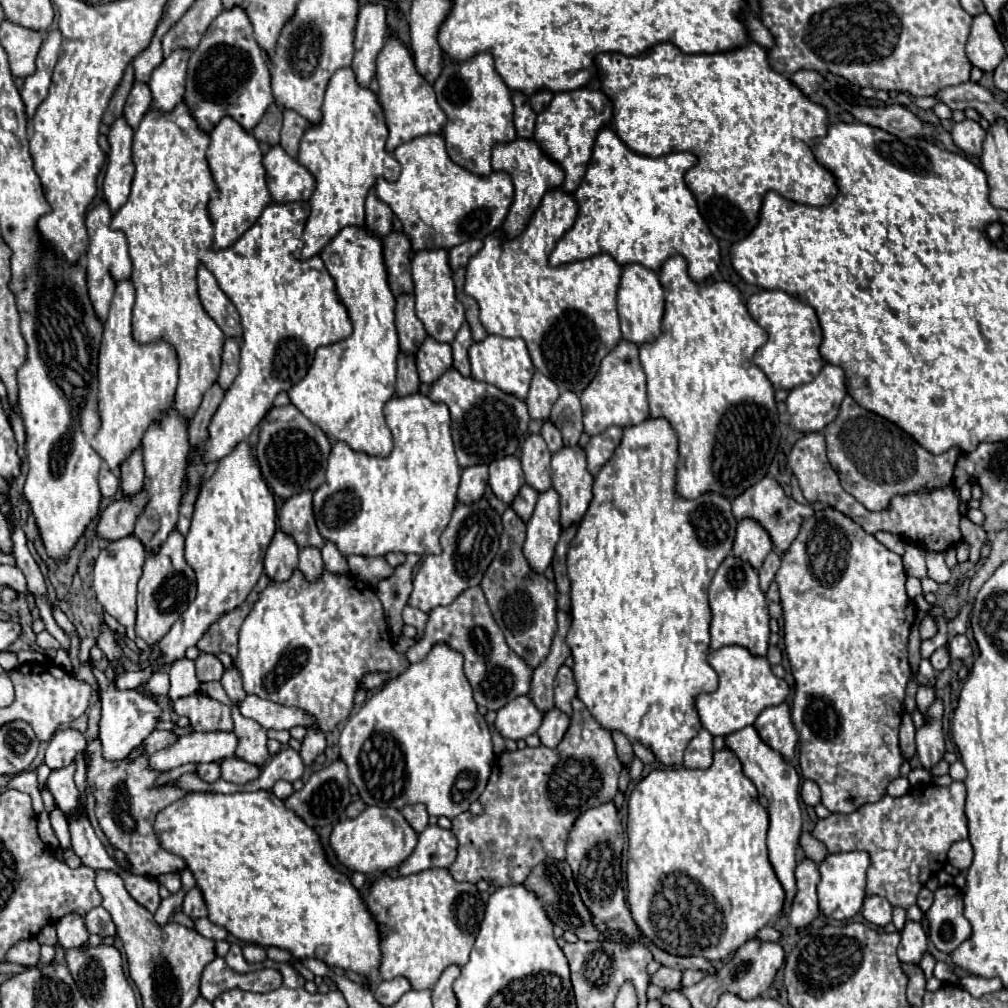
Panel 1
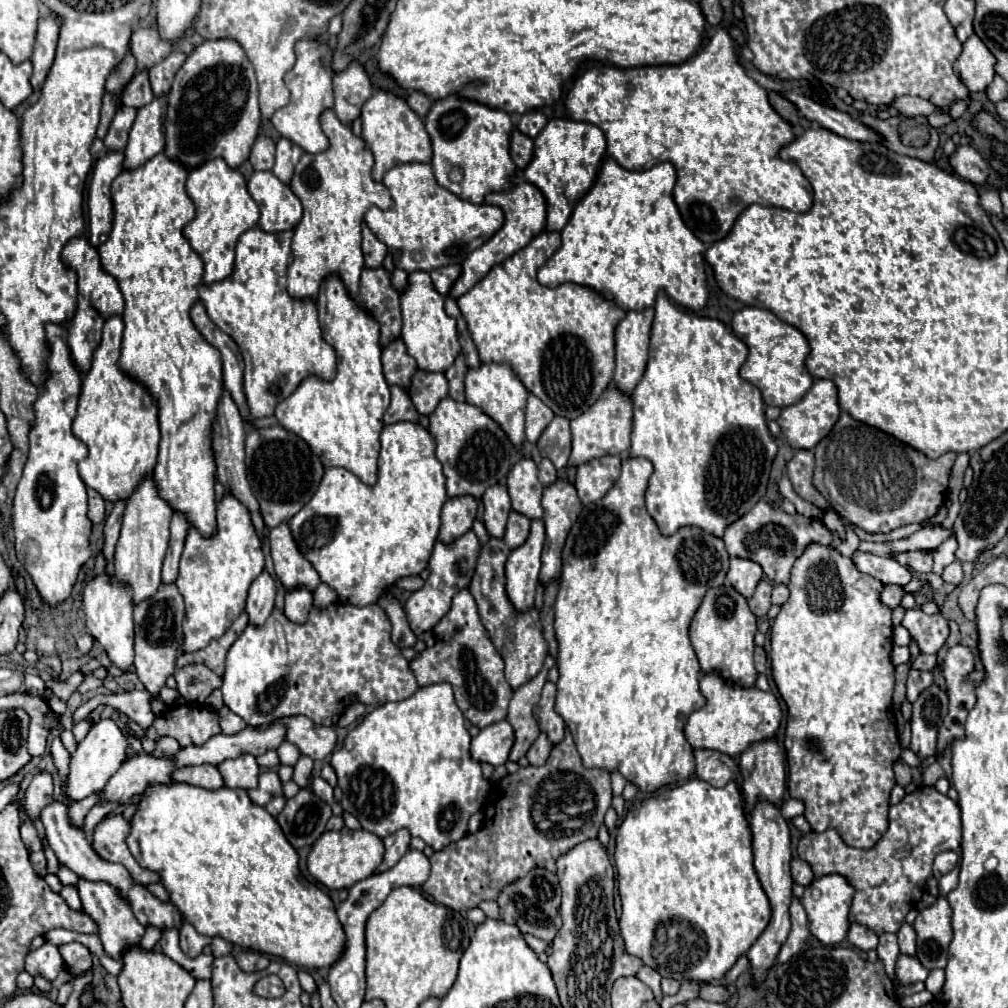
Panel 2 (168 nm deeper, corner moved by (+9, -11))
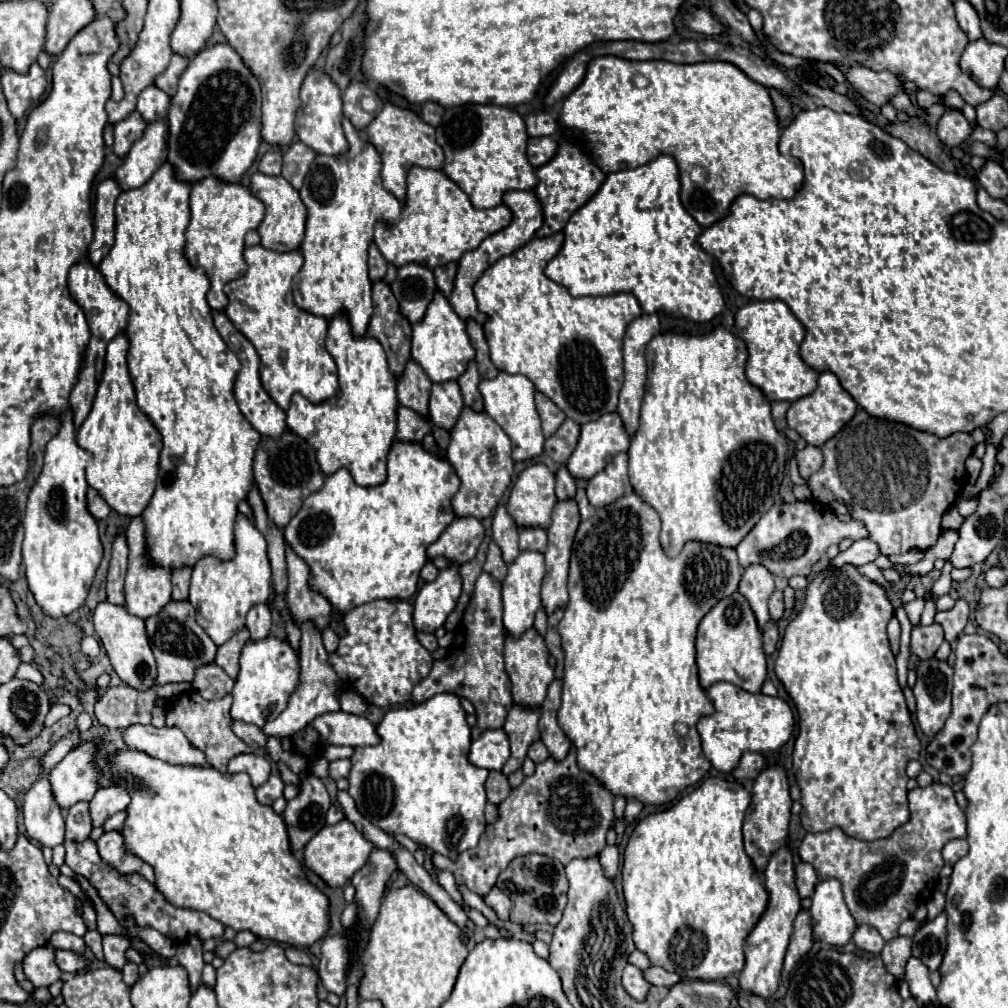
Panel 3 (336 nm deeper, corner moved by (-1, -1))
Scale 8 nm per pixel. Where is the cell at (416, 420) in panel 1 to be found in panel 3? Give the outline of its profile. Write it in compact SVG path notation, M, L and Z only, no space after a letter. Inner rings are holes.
M394 442L388 454L388 478L384 484L362 488L346 468L340 468L324 480L322 490L304 500L300 512L284 528L284 540L308 564L310 590L322 594L338 614L372 600L408 600L416 592L422 566L428 562L426 548L454 520L450 500L458 488L460 480L448 460L436 458L420 444Z

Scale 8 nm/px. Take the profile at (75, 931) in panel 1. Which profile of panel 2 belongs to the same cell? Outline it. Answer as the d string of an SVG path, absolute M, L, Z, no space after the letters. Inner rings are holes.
M44 942L44 946L40 946L38 950L34 950L26 956L26 970L32 976L42 974L46 980L52 982L62 968L64 968L64 960L58 952L58 946L50 944L50 942Z

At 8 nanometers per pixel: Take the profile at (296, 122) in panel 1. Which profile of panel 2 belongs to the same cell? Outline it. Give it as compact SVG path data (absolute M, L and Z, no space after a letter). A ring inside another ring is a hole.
M280 138L280 140L278 140L278 146L276 146L276 164L274 164L272 172L274 172L284 184L290 184L294 166L296 166L296 162L300 160L300 156L302 156L302 148L300 148L298 144L294 144L294 142L288 140L288 138Z

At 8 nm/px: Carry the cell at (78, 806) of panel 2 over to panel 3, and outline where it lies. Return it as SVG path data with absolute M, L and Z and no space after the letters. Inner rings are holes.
M78 802L76 806L72 806L72 810L68 810L66 816L66 840L80 844L90 836L90 832L92 822L88 814L88 802Z

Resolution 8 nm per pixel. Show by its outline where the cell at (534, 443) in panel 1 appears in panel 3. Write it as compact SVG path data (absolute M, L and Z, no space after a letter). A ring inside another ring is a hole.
M544 464L528 466L516 480L506 510L518 528L548 528L556 506L554 474Z

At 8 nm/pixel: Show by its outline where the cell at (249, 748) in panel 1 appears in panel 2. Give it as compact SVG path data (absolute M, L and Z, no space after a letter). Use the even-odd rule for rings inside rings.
M242 754L238 758L224 760L218 766L218 770L224 776L224 782L228 788L244 788L244 790L254 788L254 784L258 784L258 776L260 776L256 758L250 754Z

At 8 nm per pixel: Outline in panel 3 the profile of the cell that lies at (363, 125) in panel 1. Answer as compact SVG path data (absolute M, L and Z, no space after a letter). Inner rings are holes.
M342 120L350 152L344 156L318 154L300 190L300 198L308 210L304 240L300 254L304 266L294 280L294 304L328 322L336 314L346 314L356 338L366 334L372 316L372 282L368 278L368 246L378 220L396 224L402 204L382 186L380 156L372 144L364 144L350 124Z

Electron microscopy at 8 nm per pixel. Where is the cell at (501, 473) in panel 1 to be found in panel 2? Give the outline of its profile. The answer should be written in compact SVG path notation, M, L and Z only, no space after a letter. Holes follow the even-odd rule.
M504 484L490 486L482 496L482 504L484 504L484 524L490 532L490 536L502 538L504 530L506 530L508 514L512 510L508 488Z

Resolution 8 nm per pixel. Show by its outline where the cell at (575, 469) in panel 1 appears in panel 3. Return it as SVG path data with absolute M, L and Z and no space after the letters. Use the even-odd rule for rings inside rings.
M558 502L554 506L552 514L552 524L548 528L548 548L544 554L546 560L546 574L542 582L542 608L546 614L552 614L558 608L564 608L568 604L568 560L570 560L570 550L572 550L572 540L576 534L576 528L580 524L580 514L578 514L578 504L576 502Z

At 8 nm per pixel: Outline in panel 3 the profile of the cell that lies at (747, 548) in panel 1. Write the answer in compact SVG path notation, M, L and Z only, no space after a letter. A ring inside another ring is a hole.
M750 566L742 574L738 592L748 600L760 630L764 630L764 626L770 620L768 600L774 592L774 576L768 570L764 570L764 566Z

